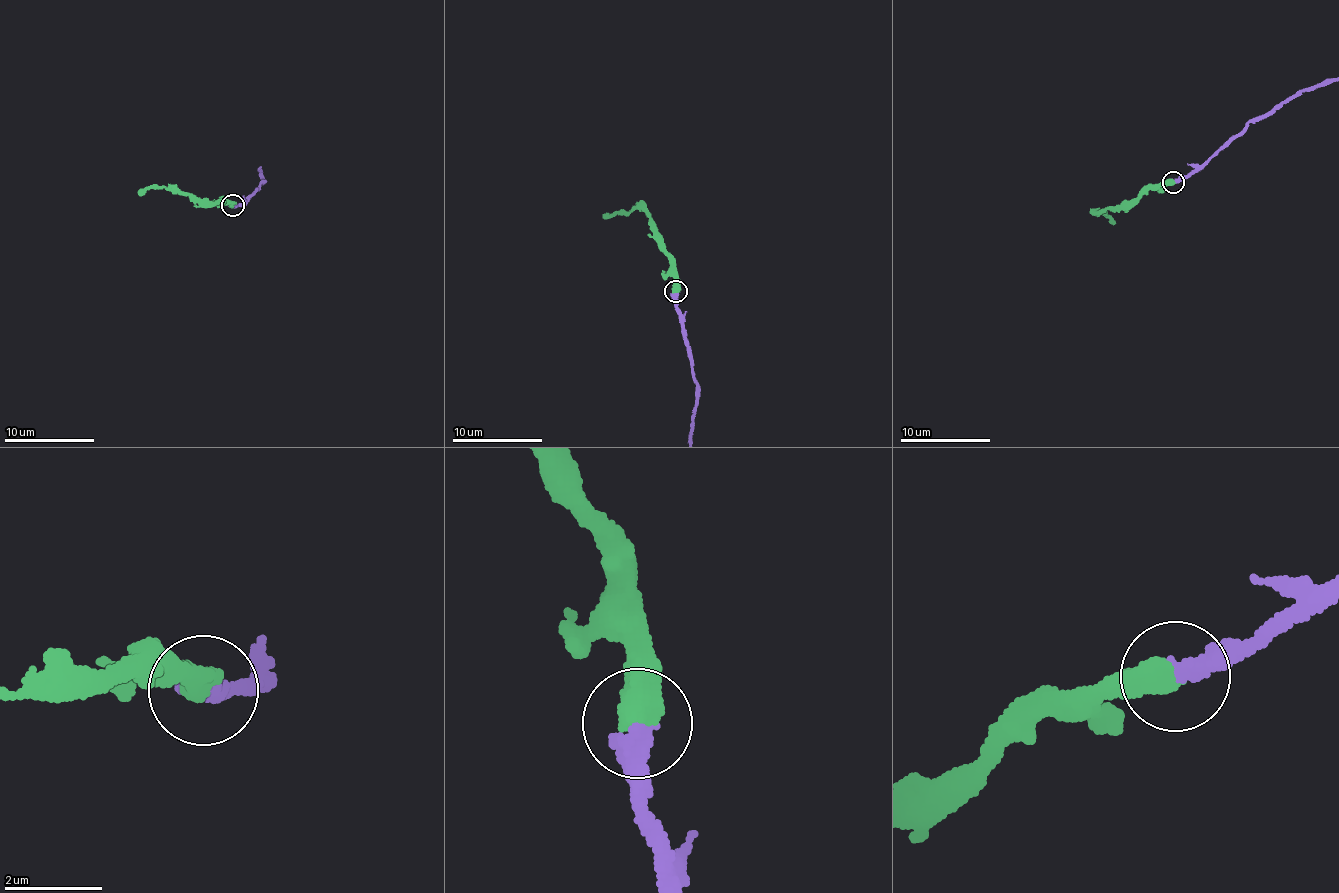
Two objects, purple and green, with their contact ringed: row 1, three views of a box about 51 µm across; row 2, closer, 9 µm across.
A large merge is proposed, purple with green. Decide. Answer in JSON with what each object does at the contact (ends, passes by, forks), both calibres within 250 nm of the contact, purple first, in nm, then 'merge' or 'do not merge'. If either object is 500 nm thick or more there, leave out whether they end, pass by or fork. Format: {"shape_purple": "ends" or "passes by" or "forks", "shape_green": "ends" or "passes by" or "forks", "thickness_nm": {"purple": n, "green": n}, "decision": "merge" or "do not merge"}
{"thickness_nm": {"purple": 360, "green": 550}, "decision": "merge"}

